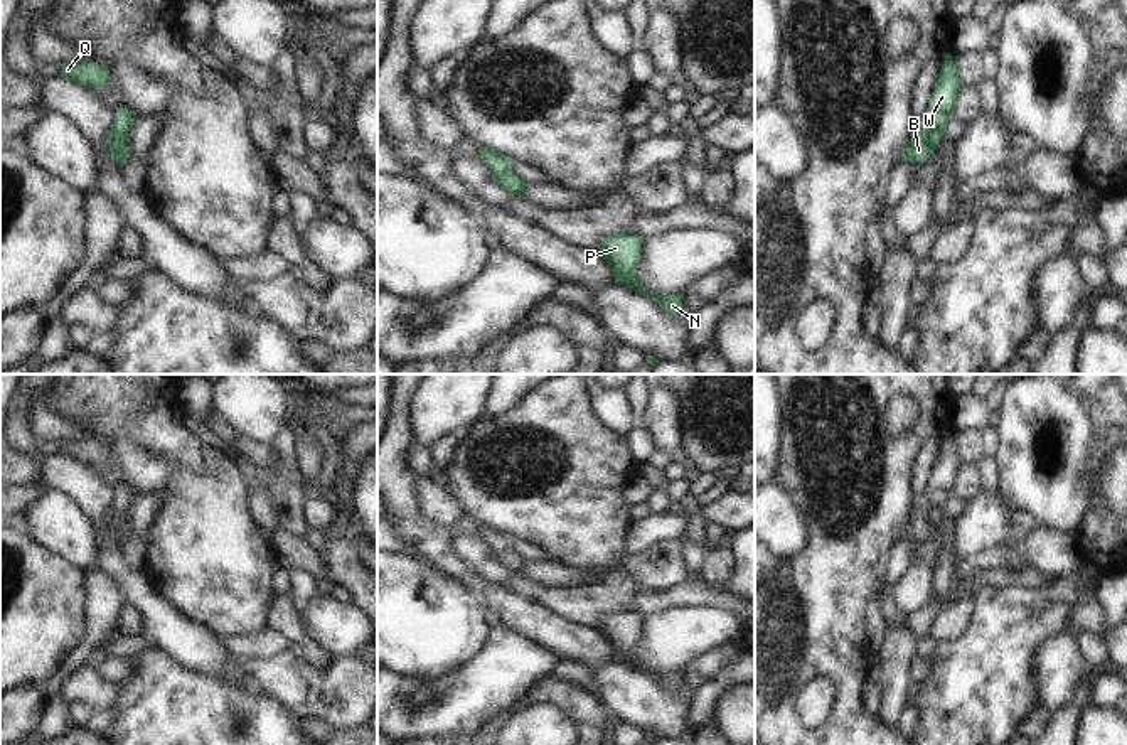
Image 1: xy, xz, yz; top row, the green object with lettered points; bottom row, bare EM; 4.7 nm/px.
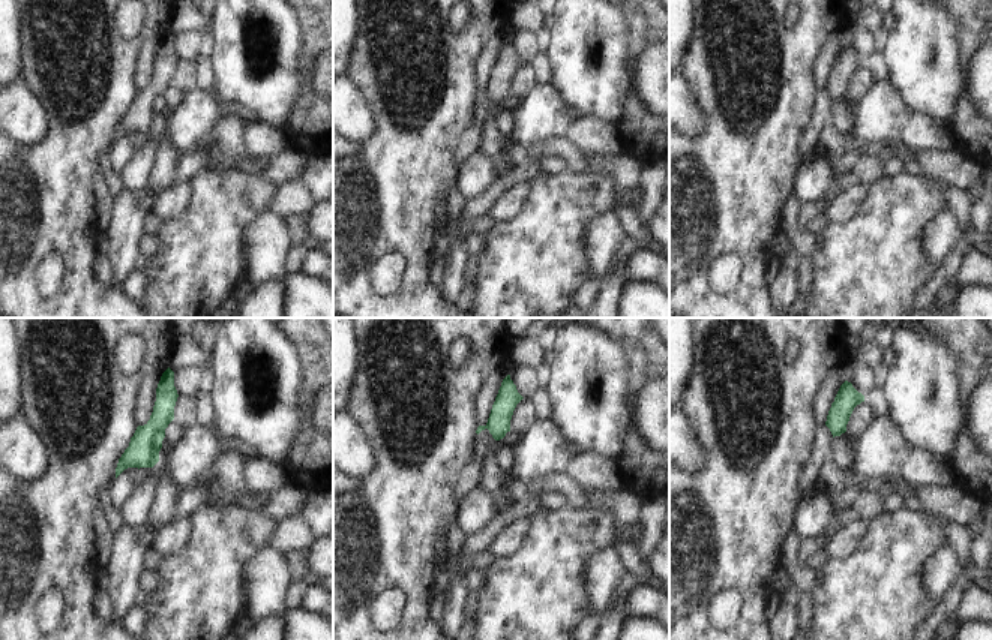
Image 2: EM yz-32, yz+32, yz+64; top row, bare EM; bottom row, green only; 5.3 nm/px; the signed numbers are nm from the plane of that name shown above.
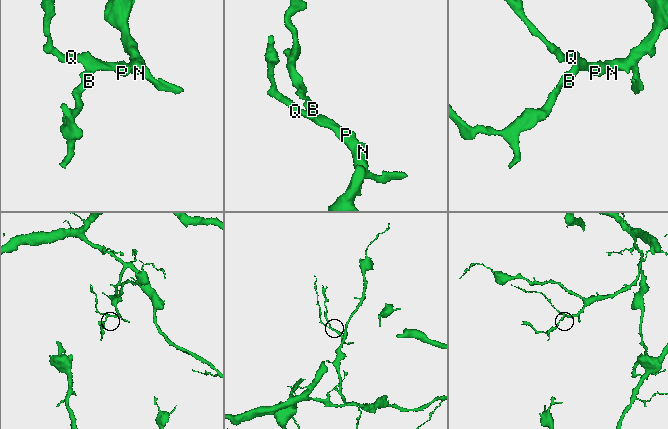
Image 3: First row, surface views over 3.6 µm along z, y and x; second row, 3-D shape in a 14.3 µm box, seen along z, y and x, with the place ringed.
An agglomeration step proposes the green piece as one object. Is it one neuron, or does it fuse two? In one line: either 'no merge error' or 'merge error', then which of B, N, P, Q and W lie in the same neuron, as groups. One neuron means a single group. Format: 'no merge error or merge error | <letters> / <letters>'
no merge error | B N P Q W

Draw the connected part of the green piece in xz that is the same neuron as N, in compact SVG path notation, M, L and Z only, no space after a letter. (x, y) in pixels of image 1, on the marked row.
M622 231L605 238L595 253L608 263L617 281L650 297L667 314L679 315L684 295L659 295L649 292L644 288L642 281L635 278L637 266L642 260L642 244L644 238L635 231Z

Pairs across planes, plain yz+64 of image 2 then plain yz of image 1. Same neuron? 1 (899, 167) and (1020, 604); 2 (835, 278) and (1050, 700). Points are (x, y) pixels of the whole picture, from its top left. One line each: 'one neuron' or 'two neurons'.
1: two neurons
2: two neurons

